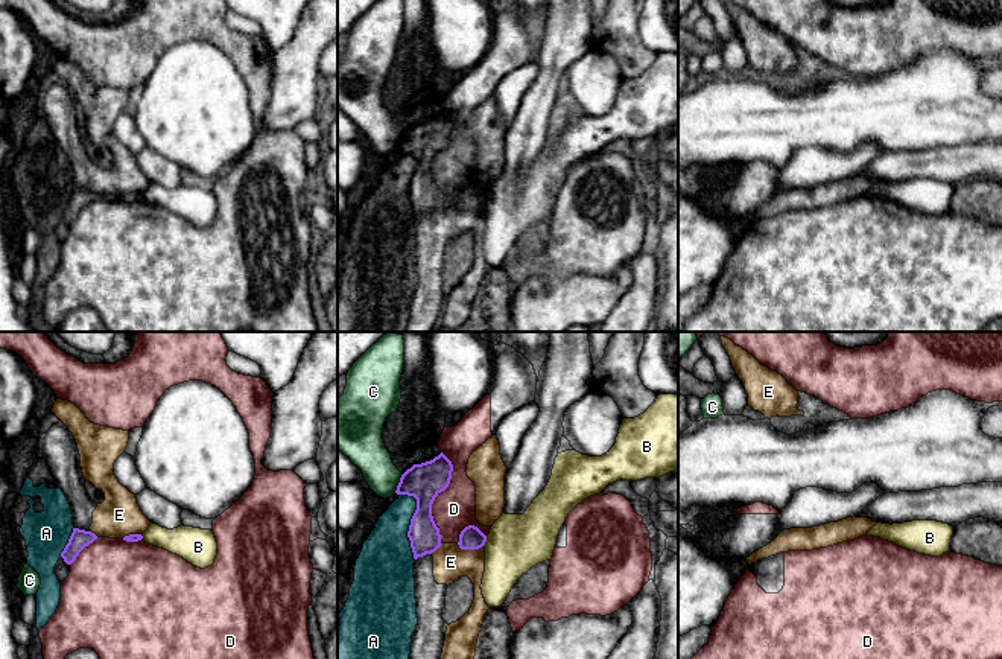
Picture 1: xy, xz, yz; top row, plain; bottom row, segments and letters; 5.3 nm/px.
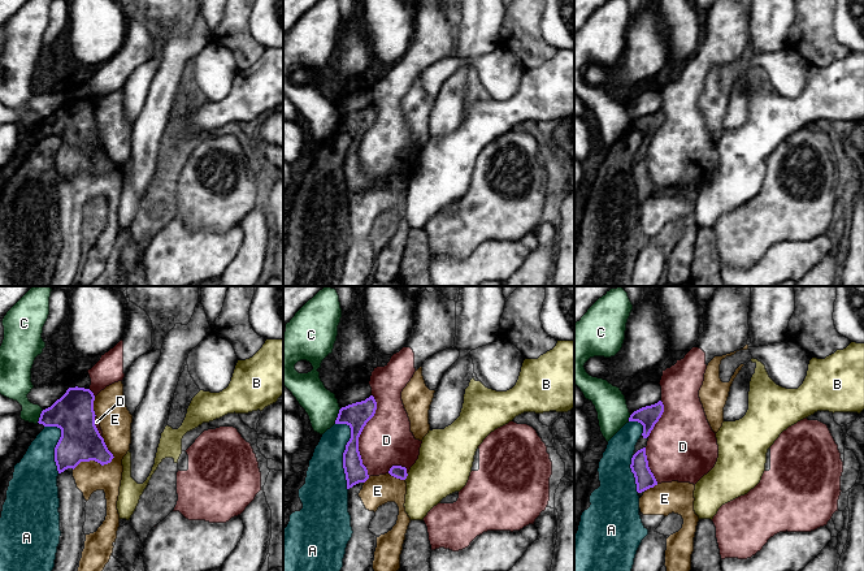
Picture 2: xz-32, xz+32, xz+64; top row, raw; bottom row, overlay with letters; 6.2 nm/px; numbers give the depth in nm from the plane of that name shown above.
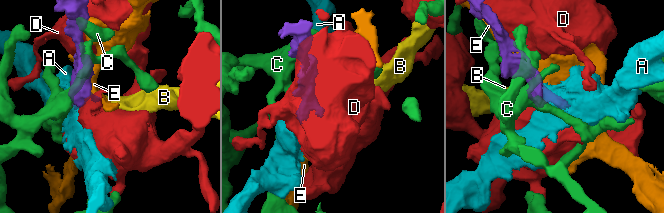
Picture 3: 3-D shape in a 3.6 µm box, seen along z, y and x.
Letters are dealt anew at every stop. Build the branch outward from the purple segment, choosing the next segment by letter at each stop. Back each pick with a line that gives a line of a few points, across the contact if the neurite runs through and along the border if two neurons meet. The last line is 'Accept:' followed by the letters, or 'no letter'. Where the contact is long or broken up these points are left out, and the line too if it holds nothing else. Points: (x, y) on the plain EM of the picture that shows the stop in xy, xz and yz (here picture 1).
Accept: no letter

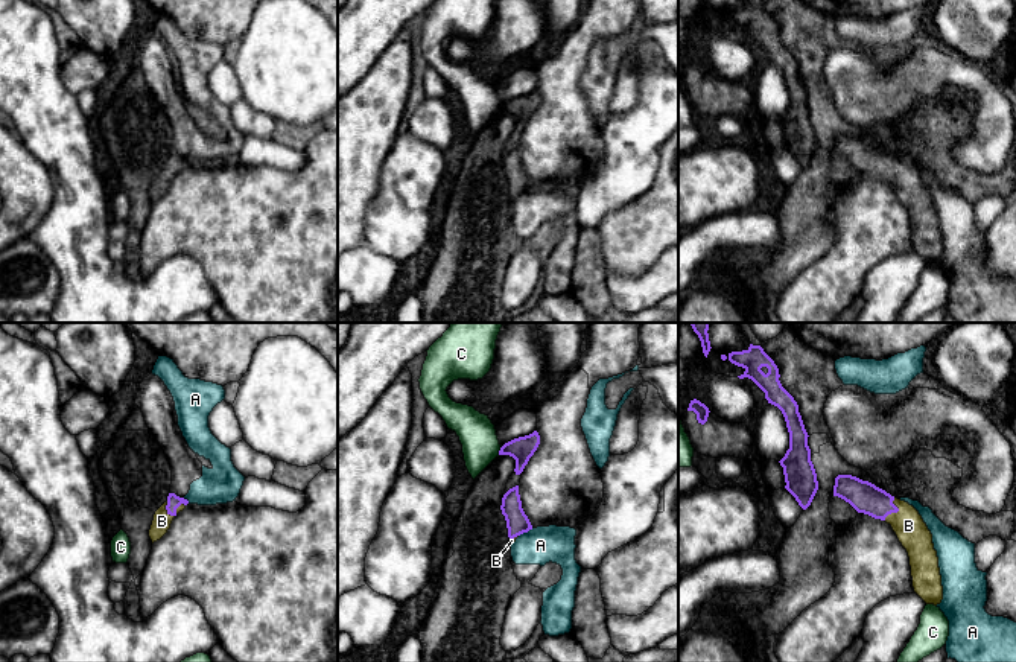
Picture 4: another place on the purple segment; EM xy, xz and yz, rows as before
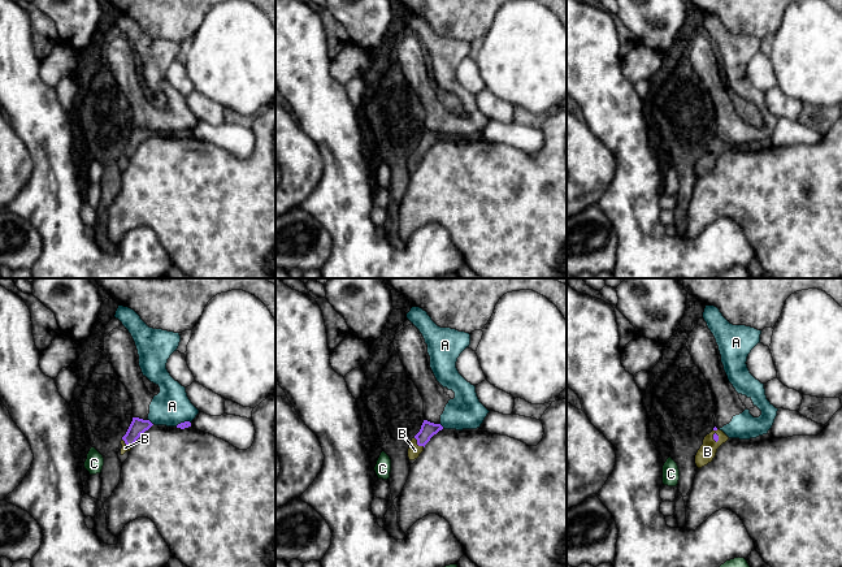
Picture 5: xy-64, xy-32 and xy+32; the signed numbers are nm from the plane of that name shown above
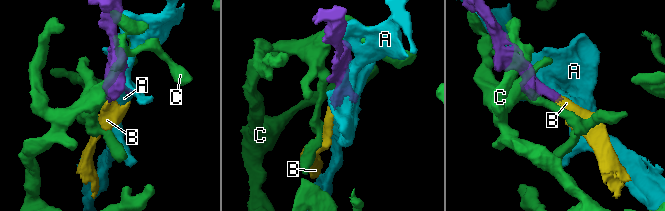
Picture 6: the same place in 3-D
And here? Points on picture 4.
B: line xy (174, 160), (175, 171), (161, 180)
Accept: B

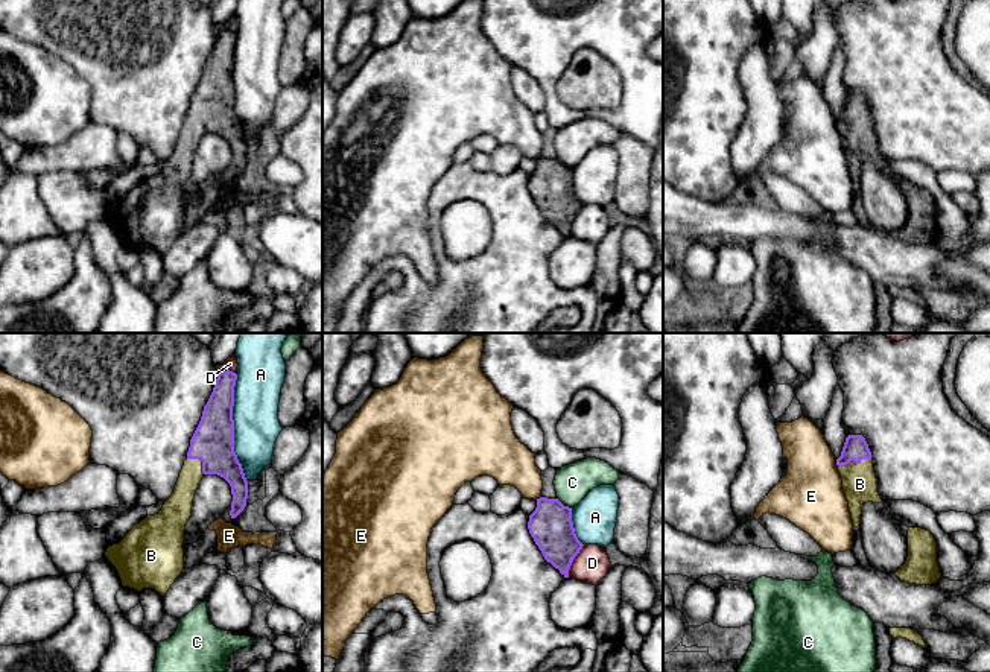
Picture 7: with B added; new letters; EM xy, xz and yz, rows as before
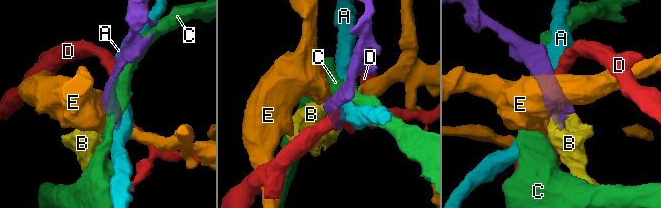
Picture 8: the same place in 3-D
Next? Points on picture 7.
Accept: B

